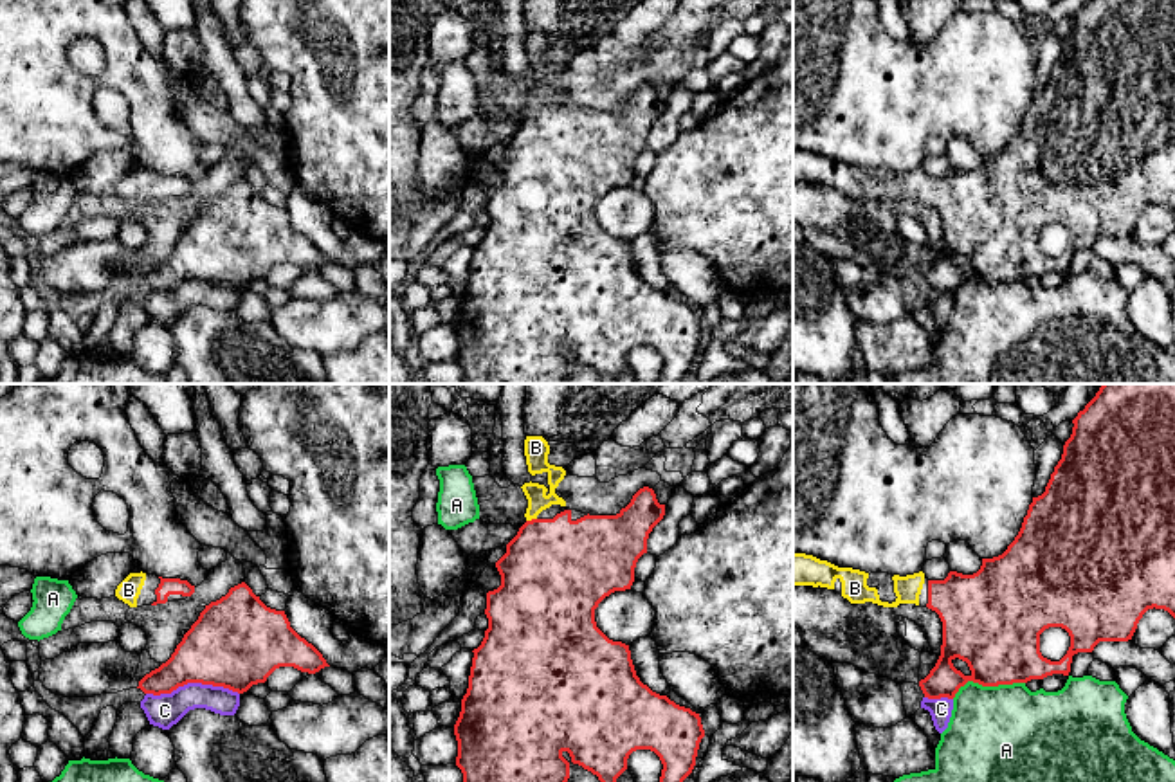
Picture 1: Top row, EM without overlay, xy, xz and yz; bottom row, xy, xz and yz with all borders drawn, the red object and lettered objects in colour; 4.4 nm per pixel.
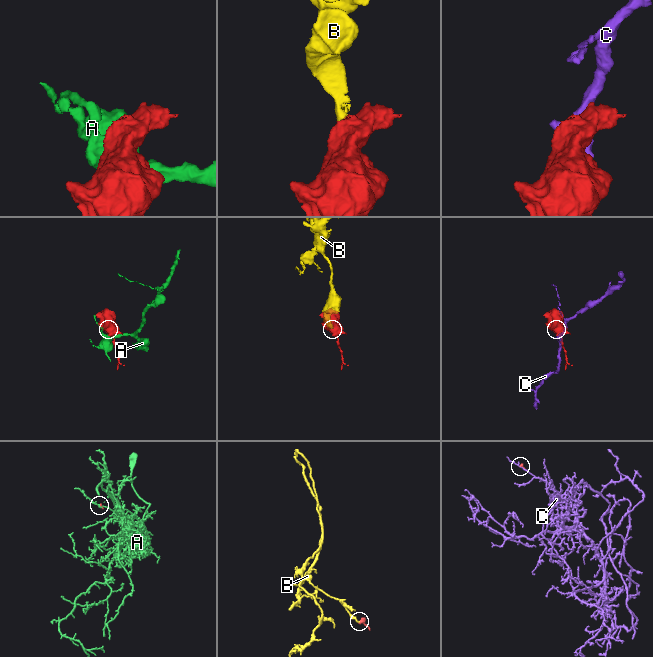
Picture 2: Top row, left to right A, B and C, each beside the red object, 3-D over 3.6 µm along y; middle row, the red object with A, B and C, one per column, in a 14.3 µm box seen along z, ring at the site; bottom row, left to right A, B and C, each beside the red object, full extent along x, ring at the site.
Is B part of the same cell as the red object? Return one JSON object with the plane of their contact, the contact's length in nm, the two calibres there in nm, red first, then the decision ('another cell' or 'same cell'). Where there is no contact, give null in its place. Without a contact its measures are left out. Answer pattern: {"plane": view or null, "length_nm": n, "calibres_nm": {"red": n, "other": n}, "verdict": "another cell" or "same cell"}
{"plane": "xz", "length_nm": 50, "calibres_nm": {"red": 460, "other": 90}, "verdict": "same cell"}

